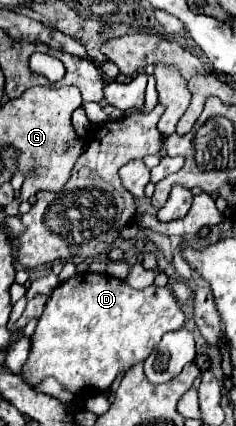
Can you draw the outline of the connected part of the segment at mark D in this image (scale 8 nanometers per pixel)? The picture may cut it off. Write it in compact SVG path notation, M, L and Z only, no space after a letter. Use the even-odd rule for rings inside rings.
M77 273L75 277L59 283L51 293L45 311L31 337L29 359L23 365L23 379L29 385L37 385L41 377L55 377L71 393L79 393L83 387L95 387L97 391L107 391L121 371L131 369L135 363L143 363L149 353L159 345L167 331L177 331L185 323L185 315L177 305L177 299L169 287L145 287L133 289L125 281L109 275Z

